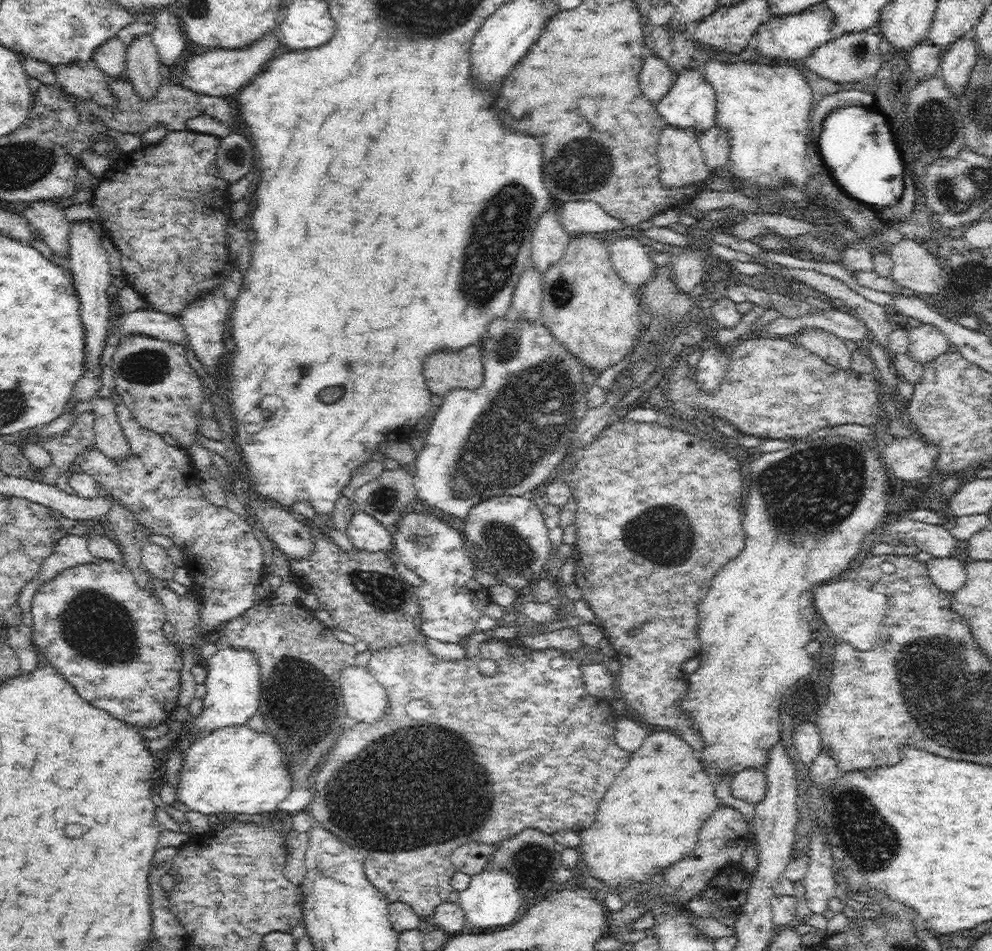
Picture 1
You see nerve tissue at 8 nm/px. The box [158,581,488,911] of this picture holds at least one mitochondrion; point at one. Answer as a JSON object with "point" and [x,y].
{"point":[293,677]}

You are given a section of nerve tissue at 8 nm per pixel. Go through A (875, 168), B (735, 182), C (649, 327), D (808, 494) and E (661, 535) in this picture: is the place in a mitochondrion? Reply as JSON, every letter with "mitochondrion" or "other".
{"A":"other","B":"other","C":"other","D":"mitochondrion","E":"mitochondrion"}

